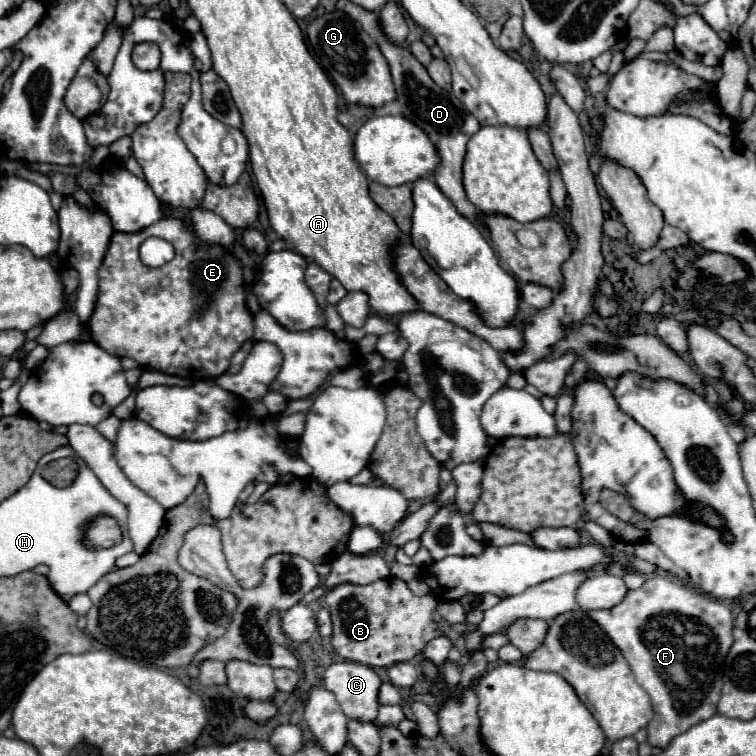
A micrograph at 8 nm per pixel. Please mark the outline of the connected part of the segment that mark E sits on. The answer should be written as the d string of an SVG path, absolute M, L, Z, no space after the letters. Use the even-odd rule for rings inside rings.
M160 219L152 227L138 233L114 233L110 247L106 251L104 263L100 267L100 287L94 313L88 319L90 339L104 351L116 357L130 357L146 371L160 371L168 375L186 377L190 381L216 379L230 367L230 357L234 351L252 335L252 315L244 301L244 281L240 261L212 245L202 245L192 227L180 219ZM148 237L160 237L170 241L176 249L176 257L158 267L146 267L140 261L138 247Z

